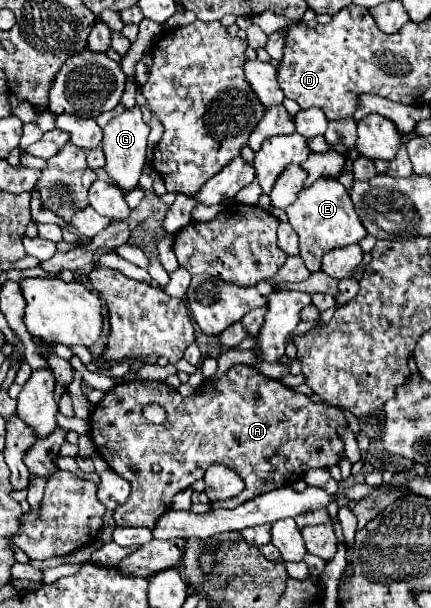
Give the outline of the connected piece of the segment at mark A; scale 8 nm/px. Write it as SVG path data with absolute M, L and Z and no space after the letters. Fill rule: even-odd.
M232 366L220 380L208 382L198 394L190 398L182 398L178 390L170 388L164 382L116 384L104 394L104 398L94 406L90 414L90 438L98 454L118 476L128 480L132 486L132 494L122 504L122 508L114 510L116 526L144 526L150 530L156 526L156 520L170 510L172 496L190 488L192 482L200 480L210 464L224 464L236 470L236 474L246 484L246 488L236 497L211 502L212 510L234 509L242 502L256 498L268 490L294 484L310 468L330 468L338 464L344 454L344 440L338 436L340 426L348 426L340 408L328 406L326 402L316 404L308 400L308 396L288 390L284 384L258 374L250 366ZM152 402L160 404L168 414L168 420L162 426L152 424L142 416L144 406ZM132 464L138 468L136 474L128 470L128 466ZM152 464L160 464L162 470L154 474Z

